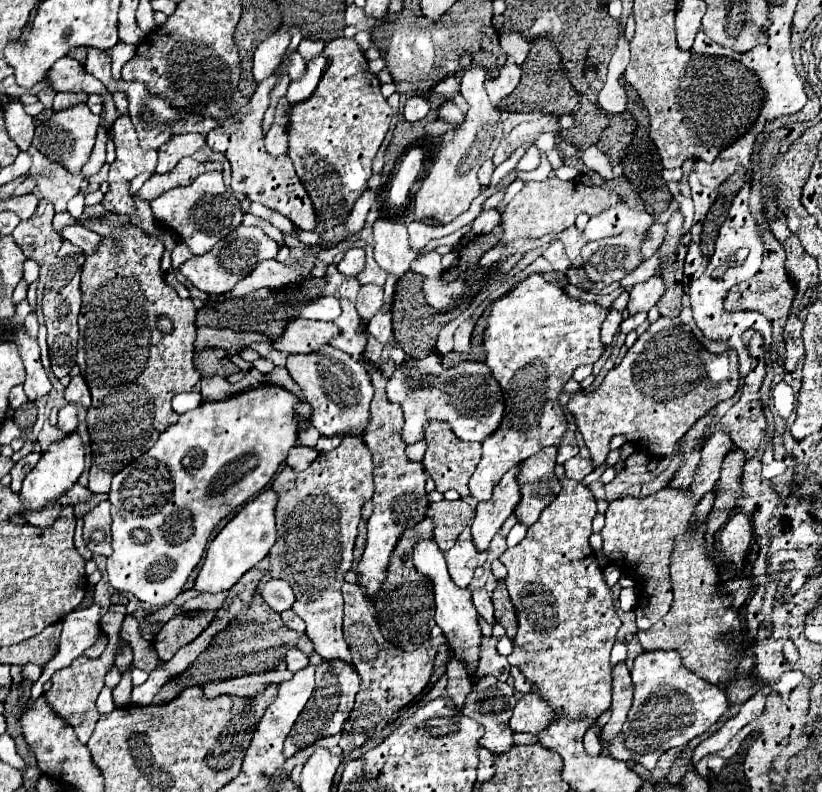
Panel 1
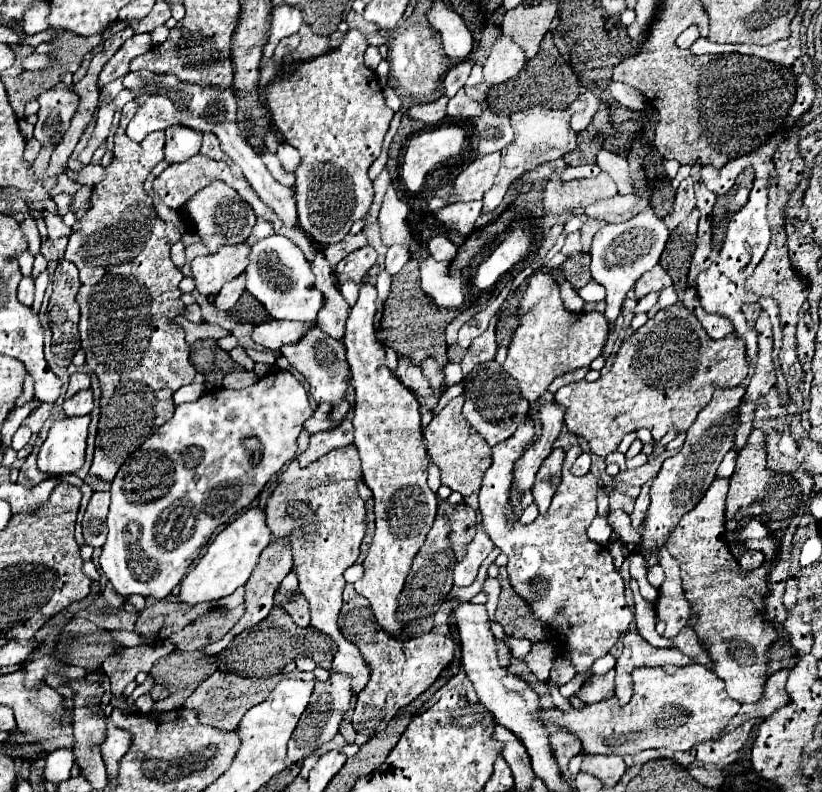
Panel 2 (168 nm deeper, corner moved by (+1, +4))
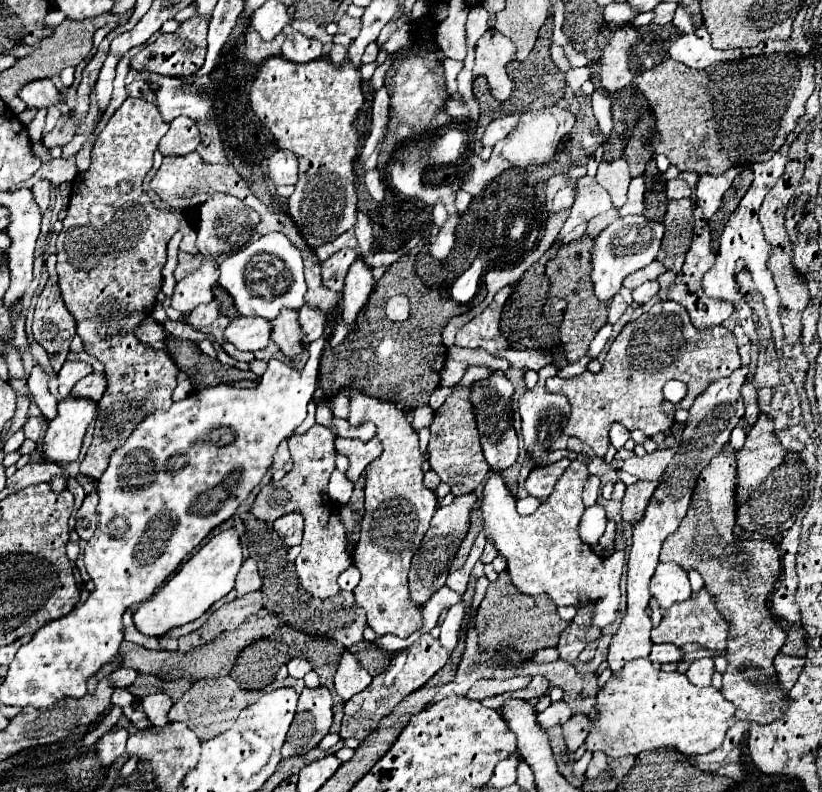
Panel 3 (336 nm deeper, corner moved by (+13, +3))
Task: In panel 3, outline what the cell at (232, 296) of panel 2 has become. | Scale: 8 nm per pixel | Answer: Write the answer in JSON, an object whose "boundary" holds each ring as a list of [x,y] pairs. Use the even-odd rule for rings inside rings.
{"boundary":[[[214,299],[212,303],[208,303],[208,305],[200,305],[198,309],[194,309],[194,313],[188,315],[186,323],[188,323],[190,327],[194,327],[196,331],[200,331],[200,329],[212,325],[212,323],[216,321],[218,315],[220,315],[220,311],[218,311],[218,301]]]}

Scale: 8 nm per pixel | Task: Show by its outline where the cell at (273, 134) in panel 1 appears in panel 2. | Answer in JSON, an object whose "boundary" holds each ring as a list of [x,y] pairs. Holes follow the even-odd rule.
{"boundary":[[[282,142],[276,150],[276,156],[280,158],[282,166],[286,172],[294,172],[294,168],[300,164],[300,156],[298,156],[298,150],[294,150],[290,144]]]}

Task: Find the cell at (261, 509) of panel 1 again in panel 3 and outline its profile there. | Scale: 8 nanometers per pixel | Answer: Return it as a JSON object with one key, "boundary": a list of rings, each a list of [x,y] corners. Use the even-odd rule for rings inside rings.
{"boundary":[[[226,529],[212,537],[204,547],[200,547],[182,567],[178,573],[172,575],[172,579],[166,581],[166,585],[152,595],[148,601],[144,601],[136,613],[134,613],[134,625],[144,635],[162,637],[174,627],[182,627],[186,623],[196,621],[202,613],[210,609],[212,603],[222,599],[230,593],[234,587],[238,569],[242,565],[242,545],[238,539],[238,533],[234,529]]]}

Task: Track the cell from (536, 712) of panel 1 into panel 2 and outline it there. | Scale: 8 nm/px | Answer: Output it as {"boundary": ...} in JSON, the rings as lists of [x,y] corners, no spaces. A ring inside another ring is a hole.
{"boundary":[[[702,664],[680,666],[674,674],[666,672],[662,666],[642,666],[632,674],[640,674],[640,678],[634,678],[632,700],[622,708],[618,708],[616,698],[612,698],[570,710],[540,708],[536,714],[544,726],[556,726],[574,732],[580,738],[582,748],[590,754],[634,756],[650,748],[690,750],[692,746],[720,734],[730,718],[740,710],[740,702],[726,694],[724,682]],[[682,710],[690,710],[690,714],[684,714]]]}

